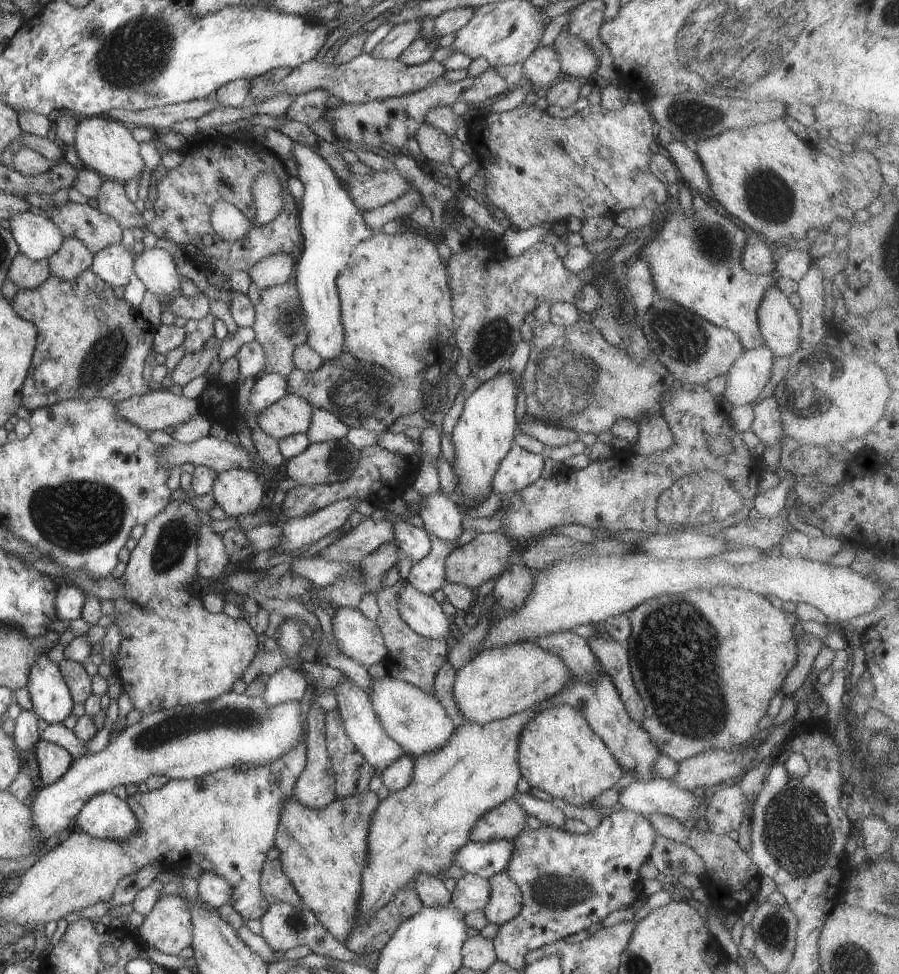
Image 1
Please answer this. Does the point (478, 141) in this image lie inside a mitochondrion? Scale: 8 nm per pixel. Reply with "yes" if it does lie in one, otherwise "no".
no

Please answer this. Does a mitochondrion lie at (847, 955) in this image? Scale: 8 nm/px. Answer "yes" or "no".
yes

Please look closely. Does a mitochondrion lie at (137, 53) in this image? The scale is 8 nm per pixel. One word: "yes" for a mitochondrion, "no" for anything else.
yes

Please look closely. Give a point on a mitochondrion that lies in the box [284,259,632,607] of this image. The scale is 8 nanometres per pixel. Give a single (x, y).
(362, 393)

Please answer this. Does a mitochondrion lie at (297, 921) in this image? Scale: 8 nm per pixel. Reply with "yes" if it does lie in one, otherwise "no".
yes

